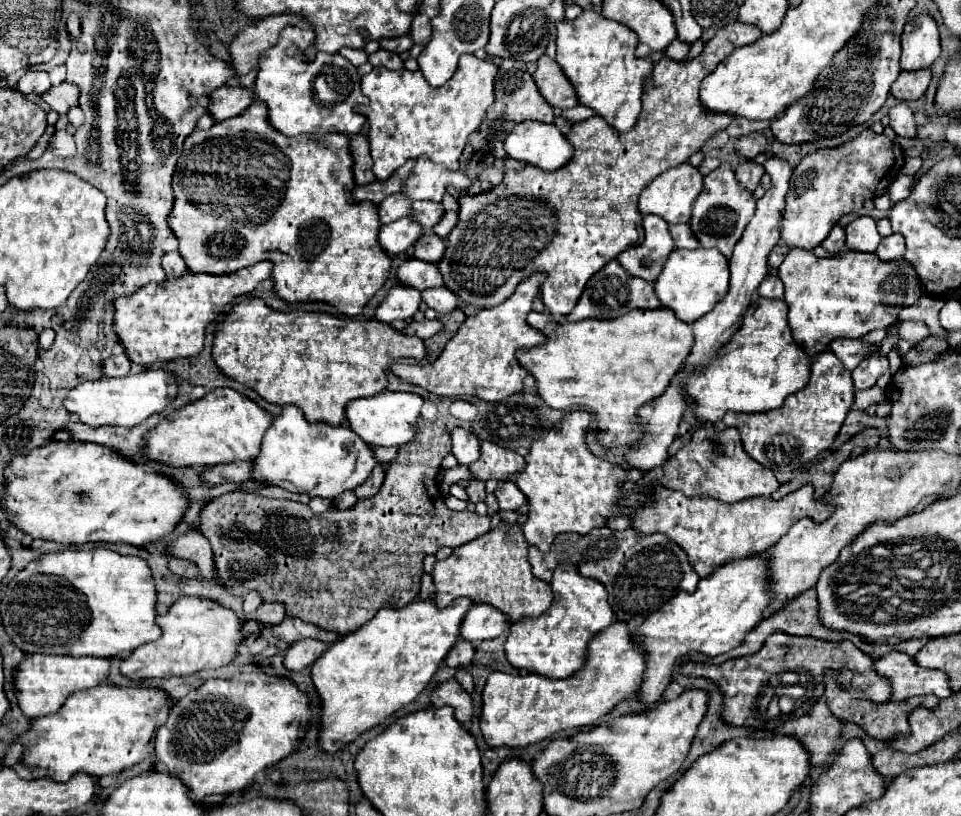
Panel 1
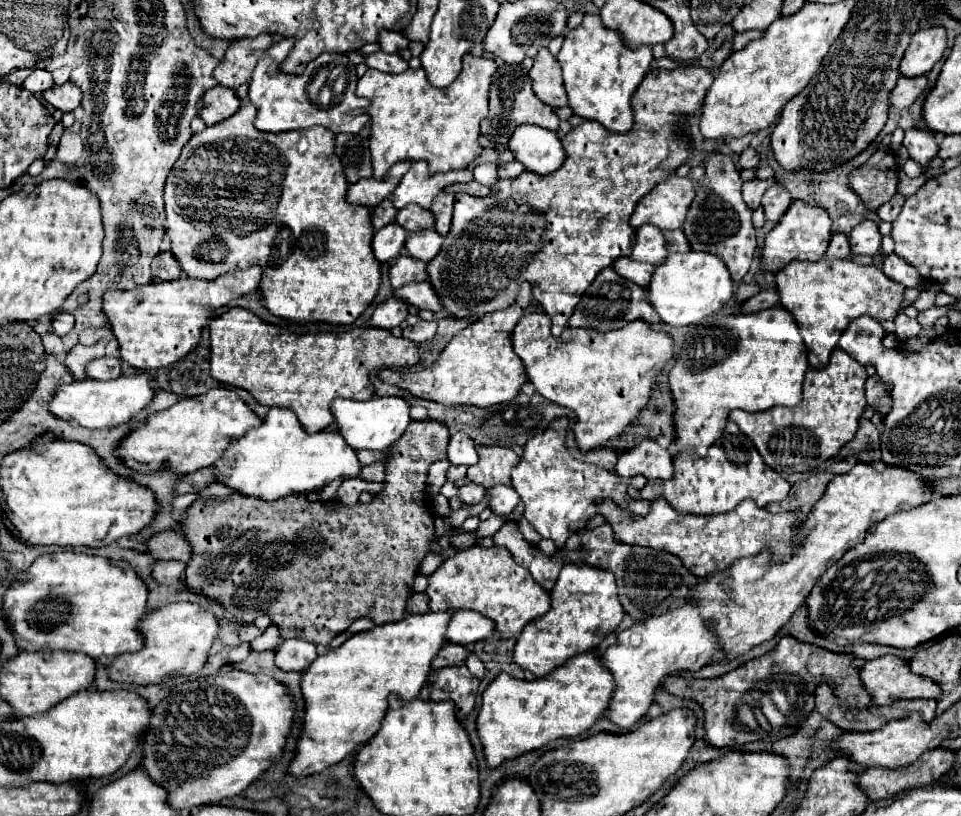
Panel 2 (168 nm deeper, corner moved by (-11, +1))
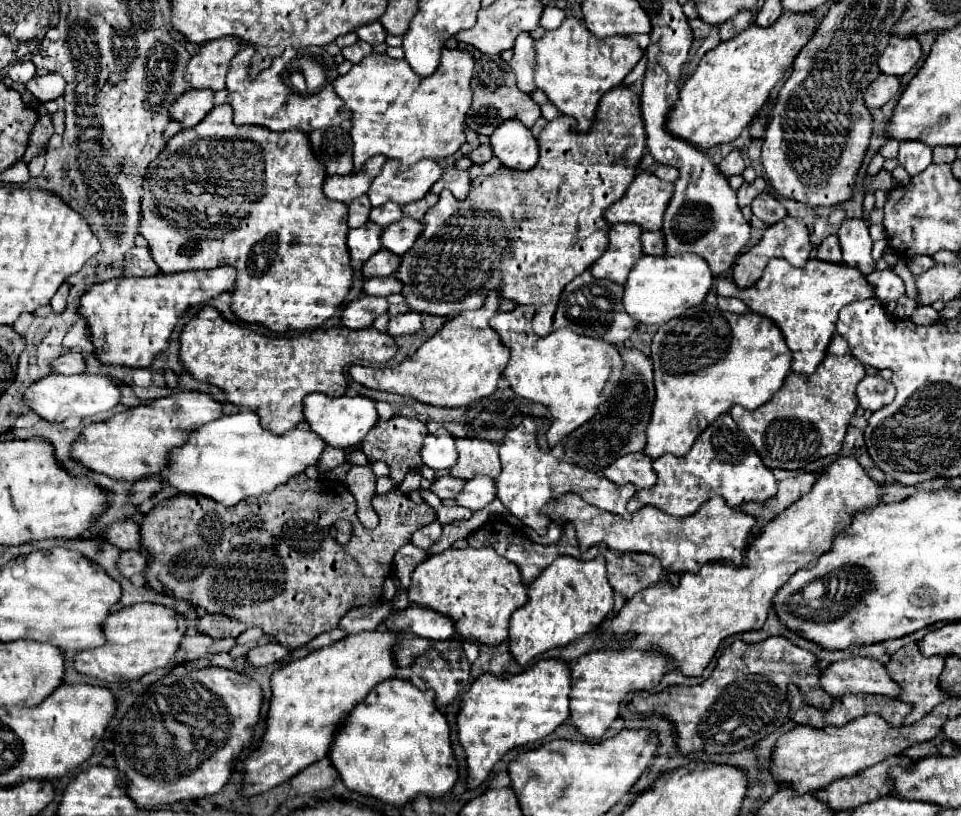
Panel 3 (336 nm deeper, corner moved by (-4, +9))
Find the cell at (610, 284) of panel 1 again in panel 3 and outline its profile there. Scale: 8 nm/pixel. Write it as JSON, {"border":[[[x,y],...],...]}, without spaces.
{"border":[[[589,271],[565,285],[553,319],[553,329],[559,327],[569,327],[577,335],[603,339],[611,345],[621,345],[635,333],[635,321],[625,313],[625,309],[621,309],[621,285],[611,281],[597,281]]]}

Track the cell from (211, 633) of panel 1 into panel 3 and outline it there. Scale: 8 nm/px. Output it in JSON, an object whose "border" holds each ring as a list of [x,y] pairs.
{"border":[[[139,603],[139,605],[123,607],[111,613],[101,623],[101,627],[105,635],[105,645],[79,651],[73,657],[73,669],[77,673],[107,683],[135,681],[153,669],[165,667],[173,659],[175,651],[179,649],[179,641],[185,635],[185,619],[177,615],[171,607],[163,607],[155,603]]]}

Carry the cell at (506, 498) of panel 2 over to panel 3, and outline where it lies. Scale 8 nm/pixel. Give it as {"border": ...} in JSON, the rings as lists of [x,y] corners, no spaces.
{"border":[[[473,477],[465,483],[461,493],[453,499],[459,507],[467,507],[471,511],[479,511],[495,499],[493,479],[489,477]]]}

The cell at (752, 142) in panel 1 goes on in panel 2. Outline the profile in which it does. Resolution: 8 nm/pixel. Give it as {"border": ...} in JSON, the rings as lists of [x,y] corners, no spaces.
{"border":[[[746,147],[744,151],[742,151],[742,155],[740,155],[740,169],[748,169],[748,167],[756,167],[758,165],[758,161],[760,161],[760,155],[758,155],[758,151],[754,149],[754,147]]]}

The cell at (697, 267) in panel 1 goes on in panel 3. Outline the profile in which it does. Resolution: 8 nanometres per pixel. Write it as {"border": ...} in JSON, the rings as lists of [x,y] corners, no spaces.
{"border":[[[673,255],[673,257],[641,257],[633,265],[627,283],[623,287],[623,307],[639,323],[667,323],[679,317],[689,307],[699,305],[707,291],[713,287],[713,275],[705,261],[697,255]]]}

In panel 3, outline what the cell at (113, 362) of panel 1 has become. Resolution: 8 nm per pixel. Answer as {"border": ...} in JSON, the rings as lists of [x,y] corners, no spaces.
{"border":[[[65,353],[51,361],[51,369],[59,375],[75,375],[85,371],[85,361],[81,353]]]}

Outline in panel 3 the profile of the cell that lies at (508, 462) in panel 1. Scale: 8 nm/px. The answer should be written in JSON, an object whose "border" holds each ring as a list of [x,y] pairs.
{"border":[[[457,439],[457,463],[451,467],[451,475],[457,479],[471,479],[475,475],[487,475],[491,479],[501,473],[497,457],[497,445],[481,439]]]}

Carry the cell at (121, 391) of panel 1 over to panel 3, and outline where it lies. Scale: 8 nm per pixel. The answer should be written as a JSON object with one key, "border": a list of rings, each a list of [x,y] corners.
{"border":[[[49,373],[47,377],[35,381],[25,393],[23,399],[25,403],[45,421],[63,421],[69,415],[79,415],[79,417],[91,417],[97,413],[111,411],[119,403],[119,383],[107,375],[69,375],[61,377],[57,373]]]}

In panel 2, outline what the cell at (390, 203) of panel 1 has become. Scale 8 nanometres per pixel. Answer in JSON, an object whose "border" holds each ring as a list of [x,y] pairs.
{"border":[[[388,199],[388,201],[382,201],[380,205],[376,205],[376,207],[372,209],[372,223],[374,223],[374,229],[382,229],[382,227],[394,223],[396,213],[398,213],[398,211],[396,211],[396,207],[392,205],[390,199]]]}

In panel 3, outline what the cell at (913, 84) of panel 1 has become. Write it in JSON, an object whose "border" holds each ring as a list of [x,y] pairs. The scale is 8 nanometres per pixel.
{"border":[[[879,75],[869,85],[869,89],[865,91],[865,105],[869,109],[883,107],[899,91],[899,87],[901,87],[901,83],[899,83],[897,77],[883,77],[883,75]]]}

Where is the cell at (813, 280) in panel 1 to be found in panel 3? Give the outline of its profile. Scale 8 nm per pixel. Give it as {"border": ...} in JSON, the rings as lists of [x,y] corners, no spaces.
{"border":[[[773,259],[765,267],[761,279],[753,287],[745,289],[743,293],[745,293],[743,301],[749,305],[749,309],[753,313],[759,313],[761,317],[769,317],[779,327],[779,331],[783,333],[785,343],[787,343],[789,351],[793,353],[791,371],[807,375],[807,373],[813,373],[817,369],[817,365],[823,361],[827,345],[835,333],[835,323],[837,323],[837,315],[839,315],[841,307],[845,307],[853,301],[859,301],[859,299],[873,297],[873,287],[867,283],[865,277],[861,277],[861,273],[857,273],[857,269],[849,269],[849,265],[845,265],[845,263],[829,265],[825,261],[809,259],[805,267],[793,269],[787,261]]]}

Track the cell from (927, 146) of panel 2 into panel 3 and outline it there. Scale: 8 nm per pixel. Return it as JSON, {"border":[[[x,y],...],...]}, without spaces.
{"border":[[[903,141],[899,145],[899,165],[915,177],[917,173],[925,171],[931,163],[931,149],[927,145],[921,145],[921,141]]]}

